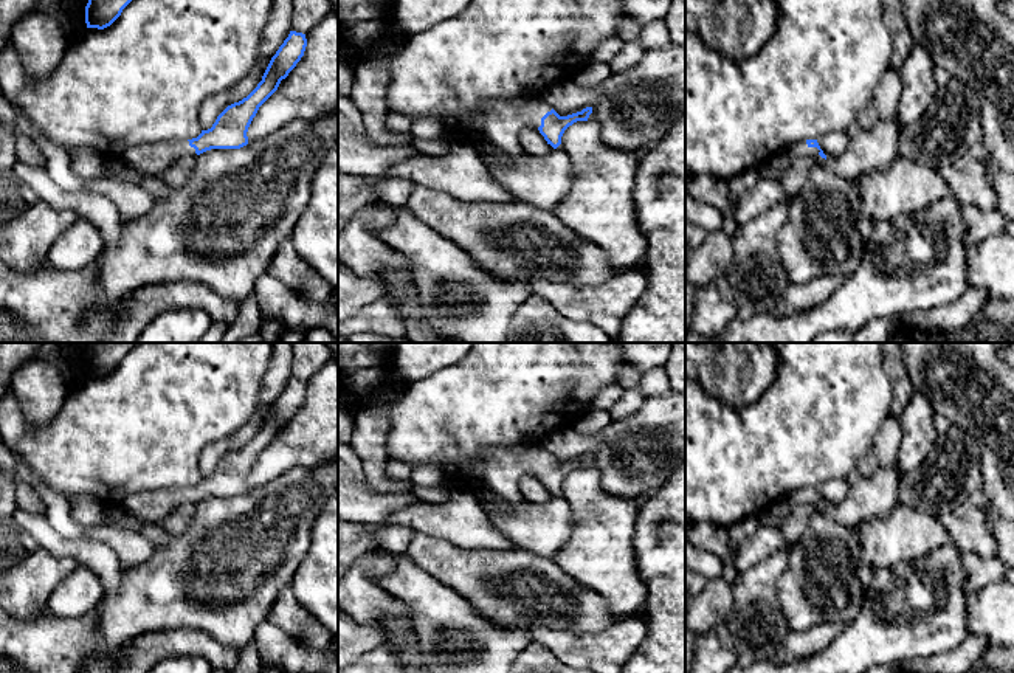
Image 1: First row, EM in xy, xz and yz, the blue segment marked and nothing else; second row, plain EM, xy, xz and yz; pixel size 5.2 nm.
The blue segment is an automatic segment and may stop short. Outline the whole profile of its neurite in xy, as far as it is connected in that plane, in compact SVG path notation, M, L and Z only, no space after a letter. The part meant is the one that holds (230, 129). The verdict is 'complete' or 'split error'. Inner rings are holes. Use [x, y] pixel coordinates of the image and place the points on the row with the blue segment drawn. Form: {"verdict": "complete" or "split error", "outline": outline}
{"verdict": "split error", "outline": "M290 31L288 37L271 57L262 81L242 101L228 105L211 129L202 130L197 138L147 143L130 147L124 160L146 177L161 175L172 163L211 149L240 149L248 144L248 127L259 107L278 90L282 79L296 67L307 47L305 34Z"}

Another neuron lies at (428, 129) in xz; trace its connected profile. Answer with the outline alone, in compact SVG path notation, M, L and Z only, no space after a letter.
M434 118L412 121L411 135L425 141L437 141L447 138L443 124Z

